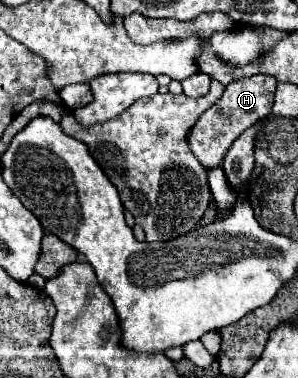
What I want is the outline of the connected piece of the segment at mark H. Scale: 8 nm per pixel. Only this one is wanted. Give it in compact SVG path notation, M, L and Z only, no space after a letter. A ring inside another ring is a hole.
M257 74L257 76L251 76L251 78L239 78L231 84L227 84L219 102L215 102L215 106L211 106L207 112L203 112L199 116L199 120L191 128L189 146L191 146L191 152L195 154L195 158L203 164L205 170L213 170L215 166L221 166L221 162L223 162L227 150L231 148L231 144L249 126L253 126L257 120L269 116L276 88L277 80L271 78L271 76Z

